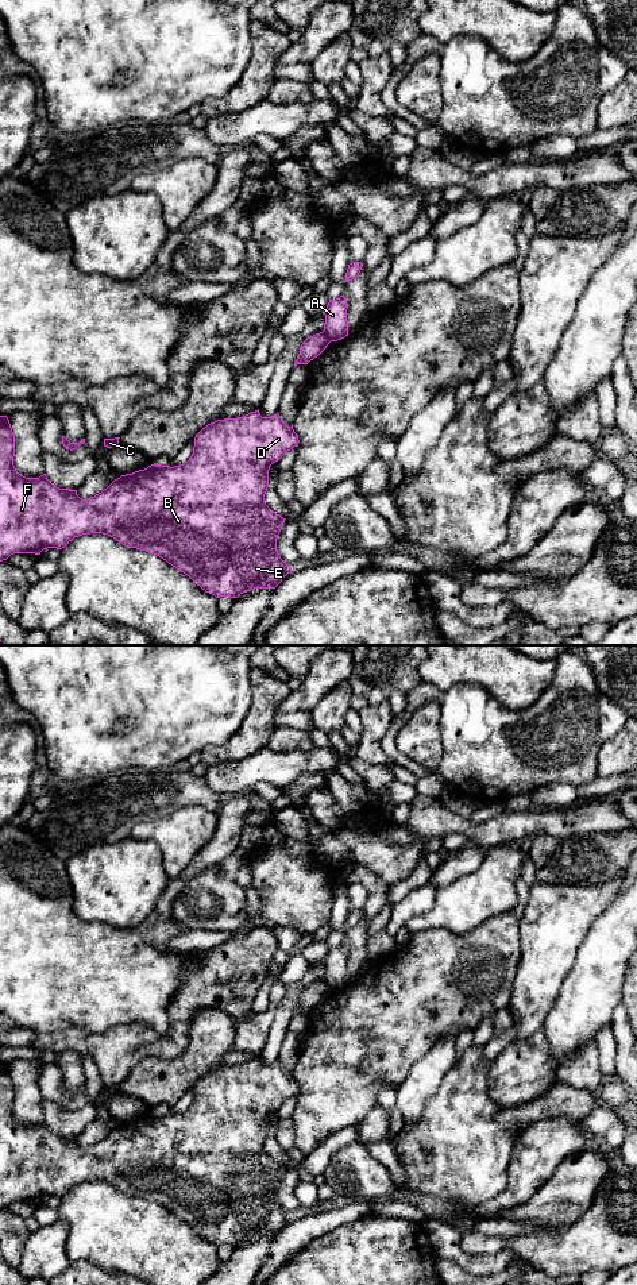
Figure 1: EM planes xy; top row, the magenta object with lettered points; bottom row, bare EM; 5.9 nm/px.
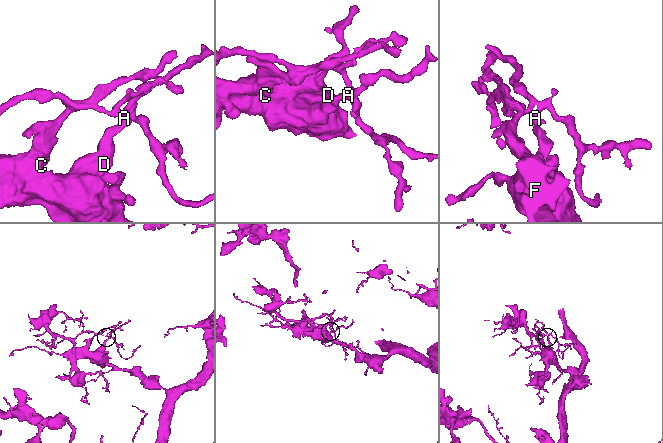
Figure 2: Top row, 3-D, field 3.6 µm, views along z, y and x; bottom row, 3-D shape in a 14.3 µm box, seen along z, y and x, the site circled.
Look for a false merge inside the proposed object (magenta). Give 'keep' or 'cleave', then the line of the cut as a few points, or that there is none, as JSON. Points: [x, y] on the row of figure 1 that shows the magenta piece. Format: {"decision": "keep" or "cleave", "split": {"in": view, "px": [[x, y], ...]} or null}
{"decision": "cleave", "split": {"in": "xy", "px": [[321, 332], [331, 340]]}}

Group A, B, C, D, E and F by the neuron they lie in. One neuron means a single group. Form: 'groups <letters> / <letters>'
groups A / B C D E F

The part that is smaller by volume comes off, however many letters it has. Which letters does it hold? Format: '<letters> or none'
A

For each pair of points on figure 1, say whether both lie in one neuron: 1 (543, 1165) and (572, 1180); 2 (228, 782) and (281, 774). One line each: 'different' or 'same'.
1: different
2: same

